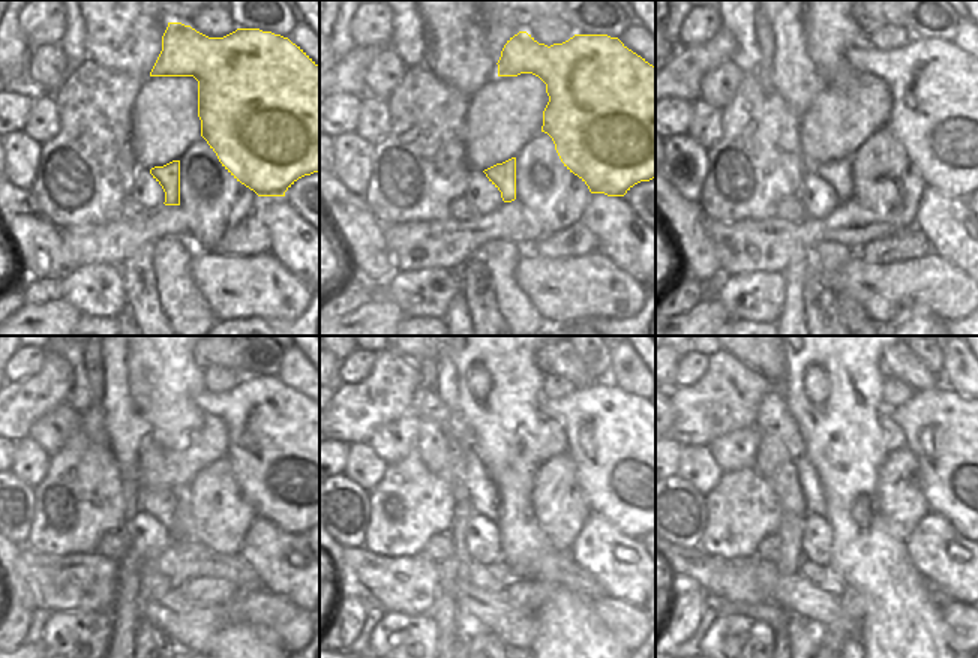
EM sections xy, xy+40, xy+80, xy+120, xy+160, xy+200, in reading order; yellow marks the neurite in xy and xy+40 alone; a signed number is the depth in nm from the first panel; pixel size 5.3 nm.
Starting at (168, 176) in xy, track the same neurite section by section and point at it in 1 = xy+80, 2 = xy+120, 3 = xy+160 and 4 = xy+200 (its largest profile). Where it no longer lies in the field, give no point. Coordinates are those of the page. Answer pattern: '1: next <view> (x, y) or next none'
1: next xy+80 (837, 173)
2: next xy+120 (162, 502)
3: next xy+160 (492, 498)
4: next xy+200 (822, 508)

